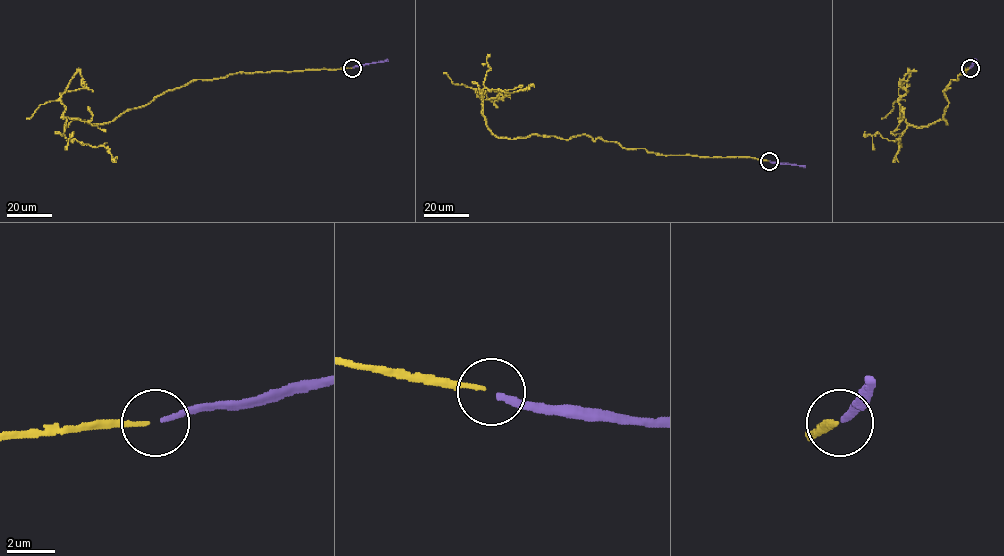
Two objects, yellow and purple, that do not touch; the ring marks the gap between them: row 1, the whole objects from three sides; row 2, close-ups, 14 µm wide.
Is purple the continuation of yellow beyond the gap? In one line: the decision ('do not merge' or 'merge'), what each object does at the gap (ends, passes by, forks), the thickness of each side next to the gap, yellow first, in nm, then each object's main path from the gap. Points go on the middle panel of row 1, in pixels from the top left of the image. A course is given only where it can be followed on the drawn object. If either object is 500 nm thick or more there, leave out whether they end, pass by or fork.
merge; yellow ends there; purple ends there; 180 nm thick on the yellow side, 240 nm on the other; yellow runs (768, 161), (663, 155), (581, 134), (496, 137), (486, 123), (477, 89), (482, 99), (500, 92), (495, 99); purple runs (769, 161), (805, 166)

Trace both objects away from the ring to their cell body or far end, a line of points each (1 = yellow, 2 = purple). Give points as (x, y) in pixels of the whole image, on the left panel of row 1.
1: (351, 67), (191, 80), (111, 121), (72, 120), (65, 127), (60, 95), (83, 87), (78, 68)
2: (352, 67), (388, 59)

